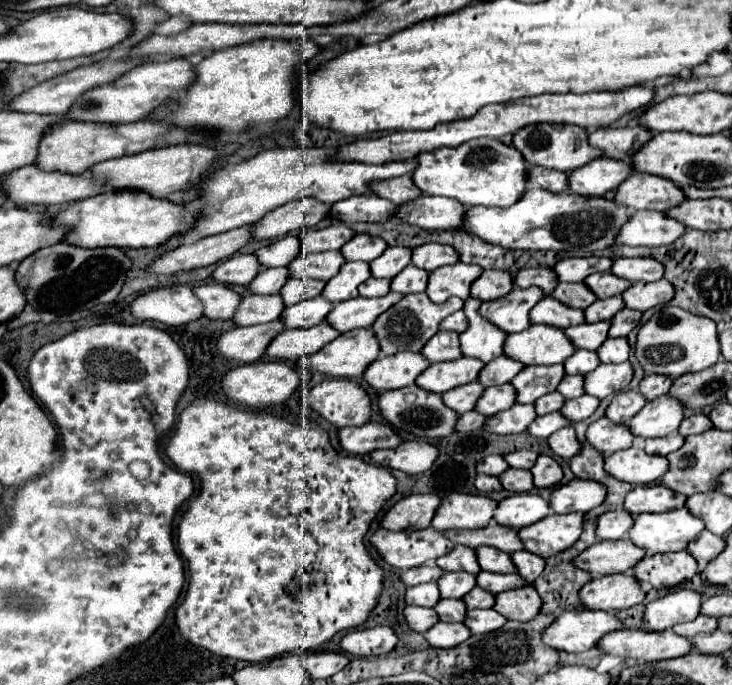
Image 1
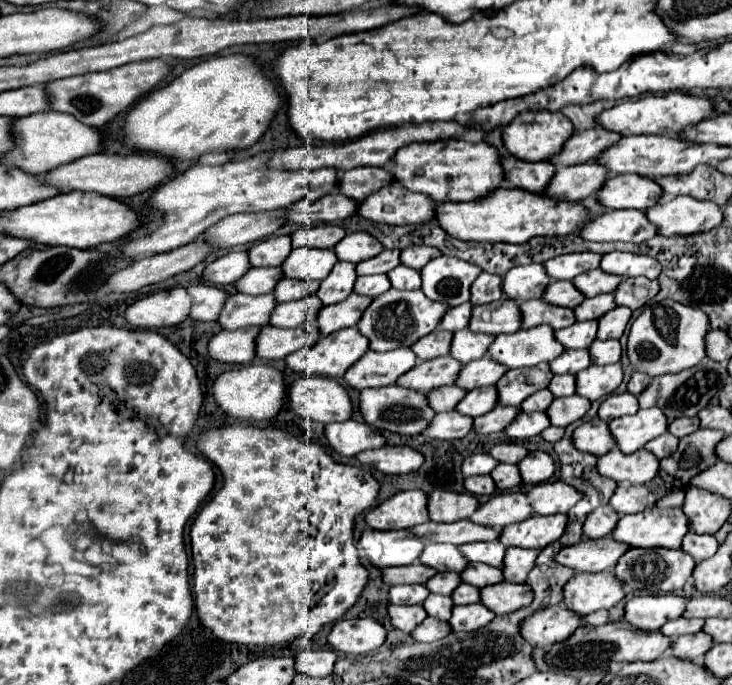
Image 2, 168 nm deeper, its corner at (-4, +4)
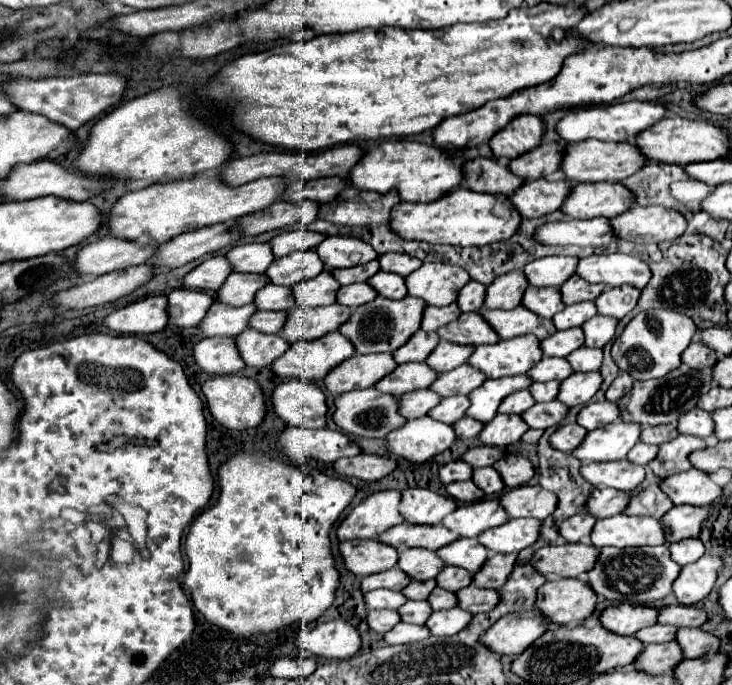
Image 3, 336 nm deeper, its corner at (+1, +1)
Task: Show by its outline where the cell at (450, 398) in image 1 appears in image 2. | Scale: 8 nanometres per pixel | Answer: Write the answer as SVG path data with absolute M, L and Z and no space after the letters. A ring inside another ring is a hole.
M445 386L445 388L435 388L427 396L429 396L429 404L433 404L435 412L449 412L457 406L461 396L465 396L465 390L459 386Z

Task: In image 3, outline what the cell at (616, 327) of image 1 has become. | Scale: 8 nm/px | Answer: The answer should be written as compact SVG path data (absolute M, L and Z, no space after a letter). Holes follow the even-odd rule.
M596 315L588 319L582 329L586 335L586 347L604 347L616 333L618 319L608 315Z

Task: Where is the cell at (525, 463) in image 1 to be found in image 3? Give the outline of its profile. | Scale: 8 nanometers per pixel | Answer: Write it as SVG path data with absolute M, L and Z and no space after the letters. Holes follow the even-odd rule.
M480 445L474 449L468 449L462 455L462 461L466 461L472 467L488 467L494 465L496 461L500 461L504 457L504 451L498 447L488 447L488 445Z

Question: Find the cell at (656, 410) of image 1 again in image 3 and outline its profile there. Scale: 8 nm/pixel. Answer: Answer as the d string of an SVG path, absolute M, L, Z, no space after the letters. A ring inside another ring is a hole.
M616 421L596 431L590 431L584 443L572 451L580 461L618 461L626 459L628 451L638 443L642 433L640 423Z

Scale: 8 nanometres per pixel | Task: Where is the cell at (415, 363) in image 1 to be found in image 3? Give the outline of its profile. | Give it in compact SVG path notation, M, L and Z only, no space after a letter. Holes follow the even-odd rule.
M372 353L372 355L354 355L334 367L330 375L326 375L326 389L334 395L342 395L354 389L374 387L380 379L390 375L396 369L396 361L392 353Z

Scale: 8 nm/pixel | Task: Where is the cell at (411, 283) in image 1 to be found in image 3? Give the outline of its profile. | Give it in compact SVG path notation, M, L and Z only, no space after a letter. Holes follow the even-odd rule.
M378 271L370 281L368 281L380 295L388 297L388 299L402 299L406 295L406 281L404 277L396 275L396 273L386 273L386 271Z

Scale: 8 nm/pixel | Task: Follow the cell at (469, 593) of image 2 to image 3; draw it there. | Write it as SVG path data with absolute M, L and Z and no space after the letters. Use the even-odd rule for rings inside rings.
M436 587L436 591L432 591L432 595L428 597L428 601L432 603L434 611L442 611L442 609L450 609L458 605L458 597L452 591L446 591L442 587Z

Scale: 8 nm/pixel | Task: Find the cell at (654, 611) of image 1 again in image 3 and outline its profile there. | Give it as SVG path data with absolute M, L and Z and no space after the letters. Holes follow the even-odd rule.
M622 601L622 603L610 605L600 615L600 621L606 629L612 629L620 635L634 635L636 631L658 623L658 613L660 611L650 605Z

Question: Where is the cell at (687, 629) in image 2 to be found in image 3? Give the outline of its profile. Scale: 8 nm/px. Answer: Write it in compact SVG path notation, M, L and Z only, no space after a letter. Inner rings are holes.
M656 623L652 627L646 627L644 631L638 631L636 637L640 641L644 641L646 645L650 645L650 643L668 643L668 641L674 641L676 633L678 633L678 627L668 627L668 625Z

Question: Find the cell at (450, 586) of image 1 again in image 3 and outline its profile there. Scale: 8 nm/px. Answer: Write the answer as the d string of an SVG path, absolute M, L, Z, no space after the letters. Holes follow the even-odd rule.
M428 579L428 581L412 581L408 587L404 587L404 595L408 599L428 599L428 595L432 593L432 589L436 587L436 579Z

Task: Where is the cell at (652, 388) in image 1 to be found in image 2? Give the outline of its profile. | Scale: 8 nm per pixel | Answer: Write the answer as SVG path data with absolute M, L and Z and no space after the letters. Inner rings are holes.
M633 372L633 376L631 376L631 380L629 380L629 384L627 384L627 392L629 394L633 394L633 396L639 396L645 388L647 388L647 384L649 384L649 376L645 376L643 372Z

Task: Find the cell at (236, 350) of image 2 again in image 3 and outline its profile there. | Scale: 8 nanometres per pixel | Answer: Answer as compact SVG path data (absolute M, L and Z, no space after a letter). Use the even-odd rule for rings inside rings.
M208 337L194 345L196 365L212 375L230 375L246 367L234 337Z

